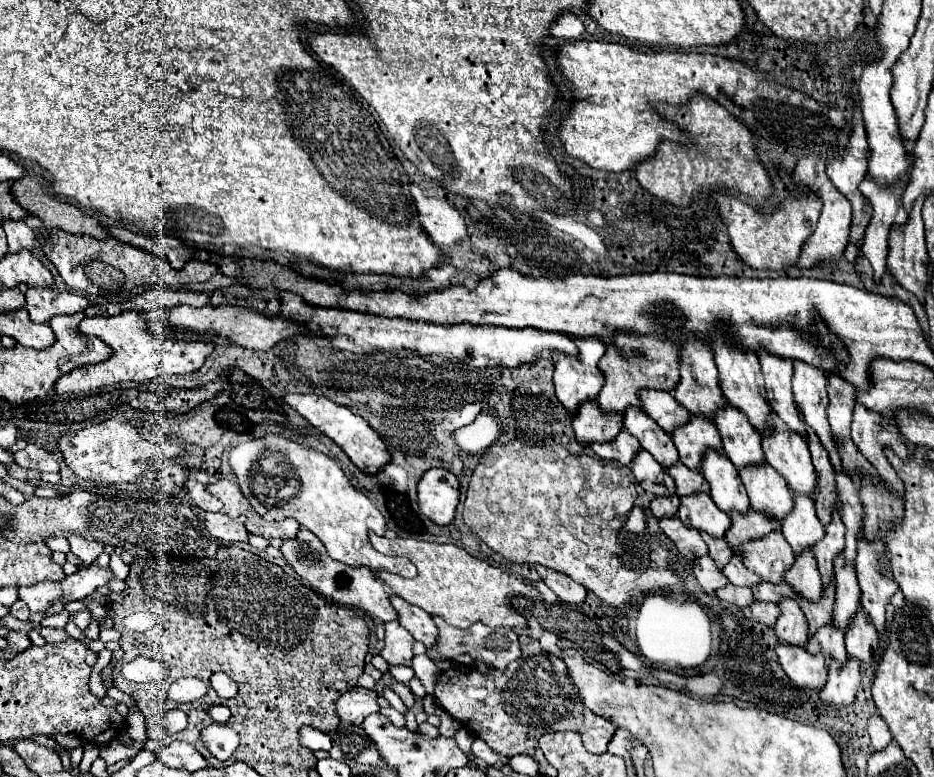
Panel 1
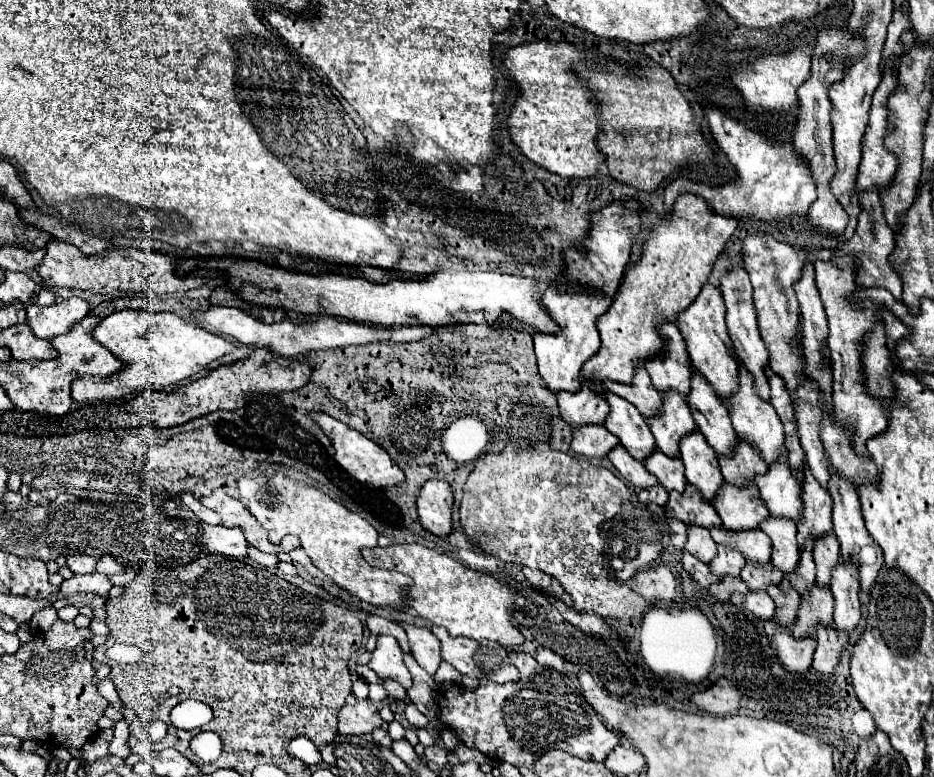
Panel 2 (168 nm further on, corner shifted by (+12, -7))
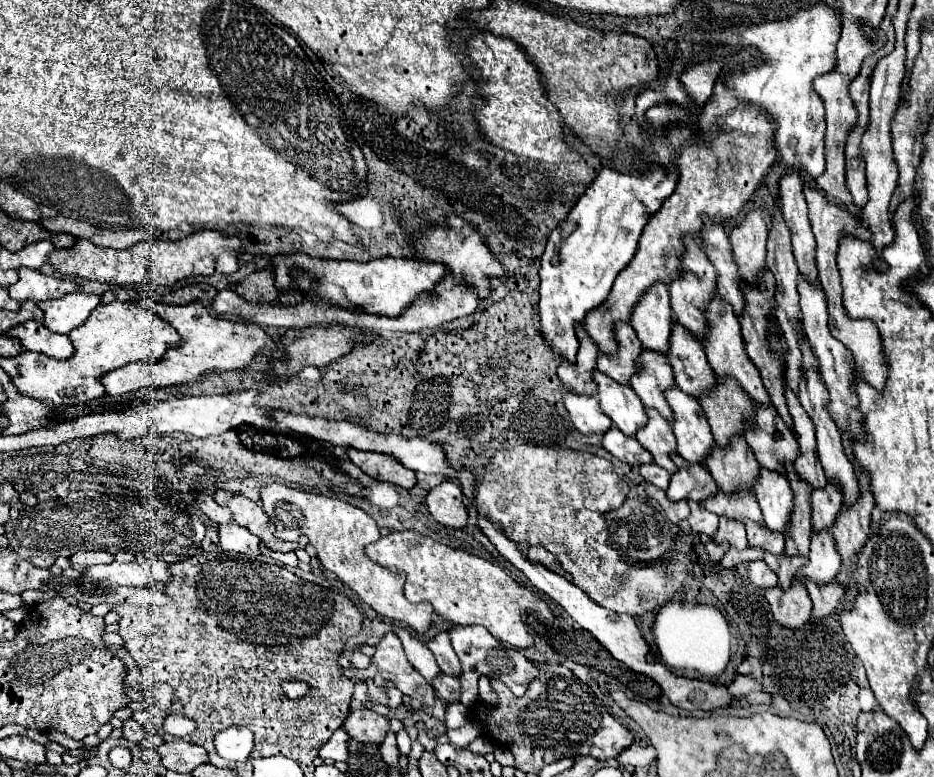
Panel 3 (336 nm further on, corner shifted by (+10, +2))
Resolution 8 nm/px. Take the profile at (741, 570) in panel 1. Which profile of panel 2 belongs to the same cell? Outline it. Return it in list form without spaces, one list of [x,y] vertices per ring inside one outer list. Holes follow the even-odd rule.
[[[719,546],[719,552],[717,556],[709,562],[709,568],[715,572],[715,574],[721,574],[721,576],[739,576],[741,568],[745,564],[745,558],[739,550],[733,550],[733,548],[727,548],[727,546]]]

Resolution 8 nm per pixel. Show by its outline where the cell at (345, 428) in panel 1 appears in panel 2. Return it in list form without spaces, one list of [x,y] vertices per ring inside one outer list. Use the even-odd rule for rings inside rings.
[[[313,414],[313,420],[331,438],[331,442],[335,446],[337,464],[343,466],[355,480],[359,480],[361,484],[371,486],[371,488],[391,488],[391,486],[399,486],[401,482],[405,482],[405,474],[399,470],[399,466],[393,462],[393,458],[389,454],[385,454],[385,450],[381,446],[373,444],[369,438],[365,438],[363,434],[351,430],[343,422],[327,420],[327,414]]]

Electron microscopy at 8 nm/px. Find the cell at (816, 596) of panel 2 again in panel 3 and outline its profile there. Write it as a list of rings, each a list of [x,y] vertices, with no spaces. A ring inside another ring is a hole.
[[[821,531],[811,535],[811,551],[809,551],[809,563],[797,571],[797,579],[805,581],[811,579],[819,585],[827,585],[835,579],[837,571],[841,567],[841,557],[835,549],[835,539],[829,531]]]

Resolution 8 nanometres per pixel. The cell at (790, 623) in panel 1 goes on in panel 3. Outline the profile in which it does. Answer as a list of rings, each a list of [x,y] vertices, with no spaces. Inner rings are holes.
[[[767,553],[763,559],[765,559],[765,563],[773,569],[773,573],[779,577],[779,587],[781,587],[783,591],[791,589],[793,575],[795,575],[803,565],[807,565],[807,557],[787,557],[787,555],[775,557],[775,555]]]

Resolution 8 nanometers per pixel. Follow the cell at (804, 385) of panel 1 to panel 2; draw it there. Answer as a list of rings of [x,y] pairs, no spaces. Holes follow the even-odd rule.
[[[747,236],[743,240],[743,250],[741,250],[741,258],[743,258],[743,268],[747,270],[751,284],[753,284],[753,304],[755,304],[755,312],[757,312],[757,322],[759,322],[759,332],[761,338],[765,340],[767,348],[769,348],[769,366],[775,374],[781,374],[781,378],[785,380],[785,386],[789,390],[791,396],[795,396],[799,384],[803,382],[803,378],[799,376],[799,368],[801,368],[801,356],[799,350],[791,346],[791,338],[795,334],[795,326],[799,320],[799,302],[793,290],[793,284],[797,282],[803,262],[805,258],[809,260],[817,260],[817,258],[831,258],[831,250],[827,248],[817,248],[817,250],[795,250],[785,242],[775,240],[773,236]]]

